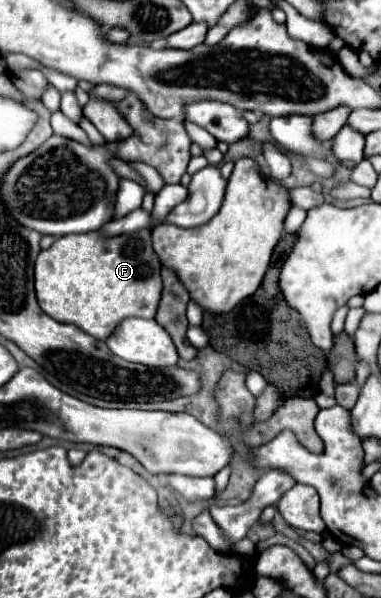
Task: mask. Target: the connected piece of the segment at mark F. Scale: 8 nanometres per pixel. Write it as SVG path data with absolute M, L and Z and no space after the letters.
M149 229L117 237L107 237L99 231L65 235L37 257L37 301L53 319L73 323L95 339L105 341L113 327L127 317L155 317L163 291L159 271L161 261L151 249Z

